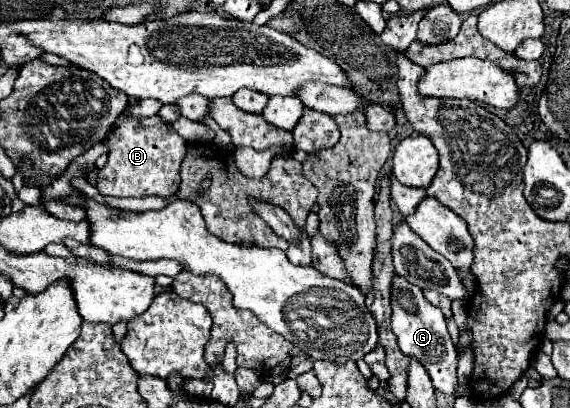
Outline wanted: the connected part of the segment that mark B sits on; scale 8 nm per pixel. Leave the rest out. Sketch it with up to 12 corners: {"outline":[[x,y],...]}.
{"outline":[[159,114],[125,116],[105,196],[171,196],[187,142]]}

